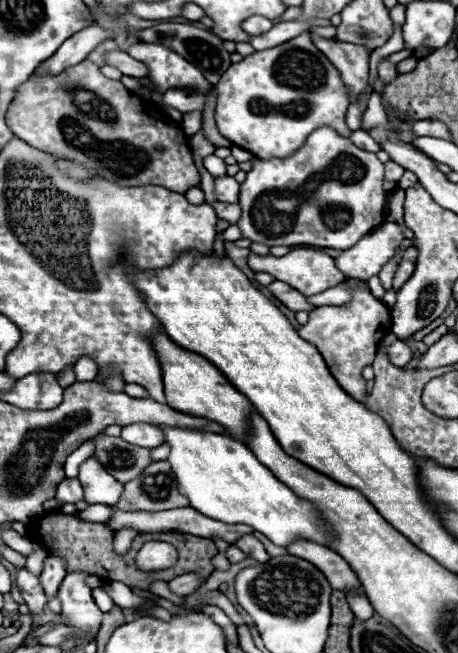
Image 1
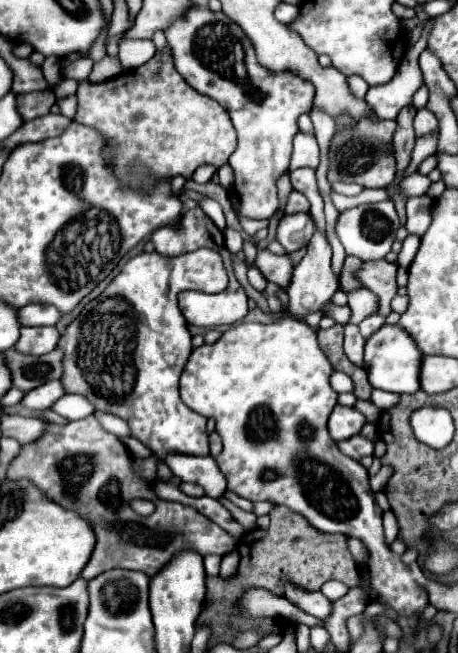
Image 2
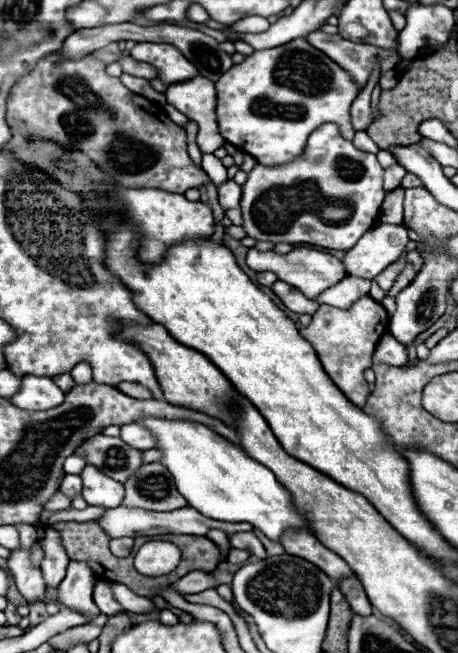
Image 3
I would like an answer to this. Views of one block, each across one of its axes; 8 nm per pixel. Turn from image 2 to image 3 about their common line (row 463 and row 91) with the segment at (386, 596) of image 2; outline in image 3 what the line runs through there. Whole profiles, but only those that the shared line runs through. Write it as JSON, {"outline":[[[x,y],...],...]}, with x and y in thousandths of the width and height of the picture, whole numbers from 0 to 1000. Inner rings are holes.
{"outline":[[[646,58],[611,74],[590,74],[576,80],[546,83],[533,95],[511,98],[472,126],[472,184],[489,214],[555,239],[568,251],[620,251],[646,242],[672,214],[672,208],[703,190],[725,187],[742,196],[742,205],[760,214],[773,211],[773,196],[764,190],[764,159],[782,147],[777,129],[764,126],[755,110],[738,104],[712,83],[681,74],[668,58]]]}

